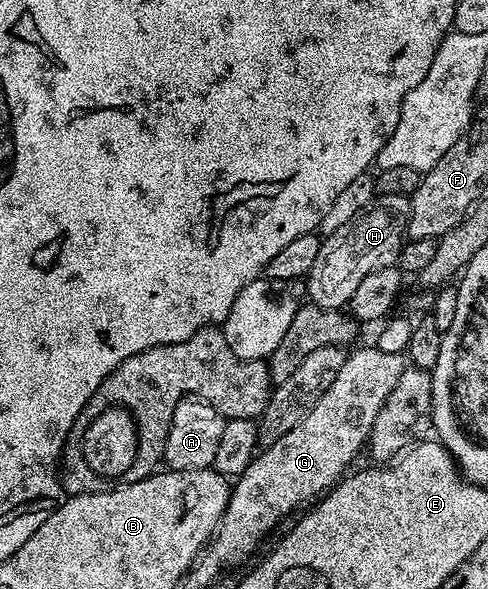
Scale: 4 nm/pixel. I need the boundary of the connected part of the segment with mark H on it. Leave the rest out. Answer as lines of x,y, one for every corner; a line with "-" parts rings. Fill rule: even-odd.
385,193
376,198
372,205
365,206
356,217
349,218
344,225
337,226
328,237
322,238
321,247
317,251
317,263
313,263
305,278
307,293
311,296
308,297
310,304
320,305
322,309
342,310
349,305
353,293
367,275
372,274
373,271
380,271
381,268
394,266
398,262
399,253
405,244
410,200
401,193

